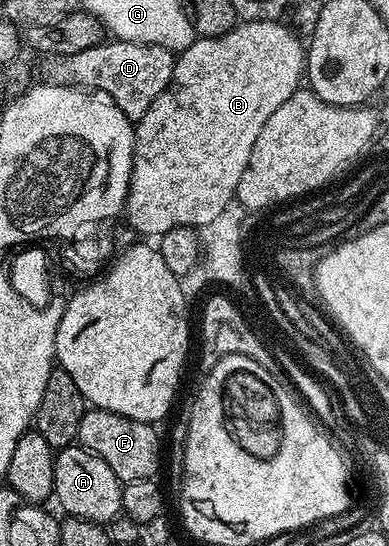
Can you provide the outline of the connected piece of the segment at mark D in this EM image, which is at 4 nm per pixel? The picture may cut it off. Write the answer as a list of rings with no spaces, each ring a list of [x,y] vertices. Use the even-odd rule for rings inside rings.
[[[101,41],[96,47],[67,56],[63,63],[63,78],[69,84],[105,91],[128,119],[139,121],[146,109],[150,109],[157,97],[172,84],[176,55],[151,41]]]

